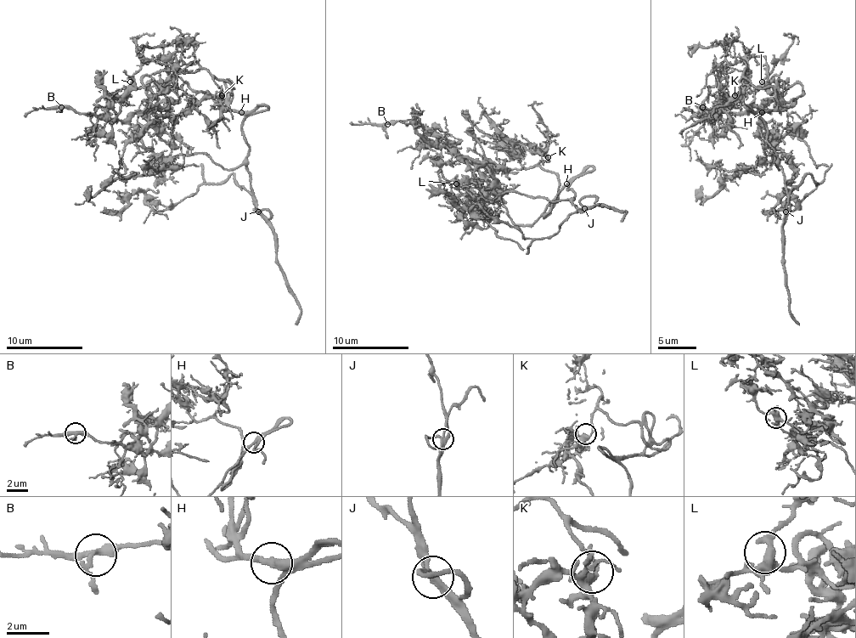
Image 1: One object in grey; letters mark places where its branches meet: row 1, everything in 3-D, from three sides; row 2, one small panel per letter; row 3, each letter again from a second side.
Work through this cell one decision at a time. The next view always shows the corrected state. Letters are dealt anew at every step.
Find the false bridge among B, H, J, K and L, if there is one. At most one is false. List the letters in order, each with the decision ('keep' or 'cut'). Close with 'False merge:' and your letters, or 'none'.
B: keep
H: keep
J: keep
K: keep
L: keep
False merge: none

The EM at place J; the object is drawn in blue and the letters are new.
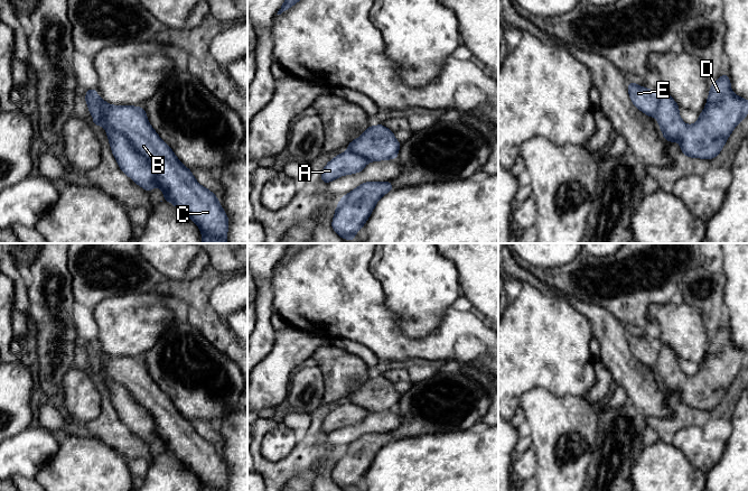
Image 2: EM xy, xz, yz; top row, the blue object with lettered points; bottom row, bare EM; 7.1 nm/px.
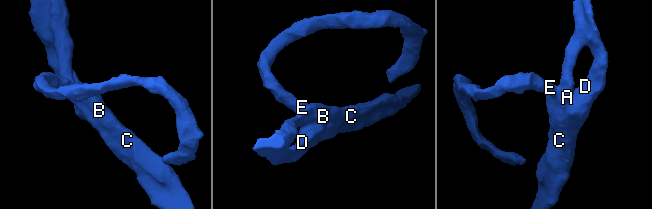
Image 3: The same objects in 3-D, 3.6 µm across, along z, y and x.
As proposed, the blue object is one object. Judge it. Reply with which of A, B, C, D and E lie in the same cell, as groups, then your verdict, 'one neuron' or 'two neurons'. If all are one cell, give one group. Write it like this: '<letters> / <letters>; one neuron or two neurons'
A B C D E; one neuron

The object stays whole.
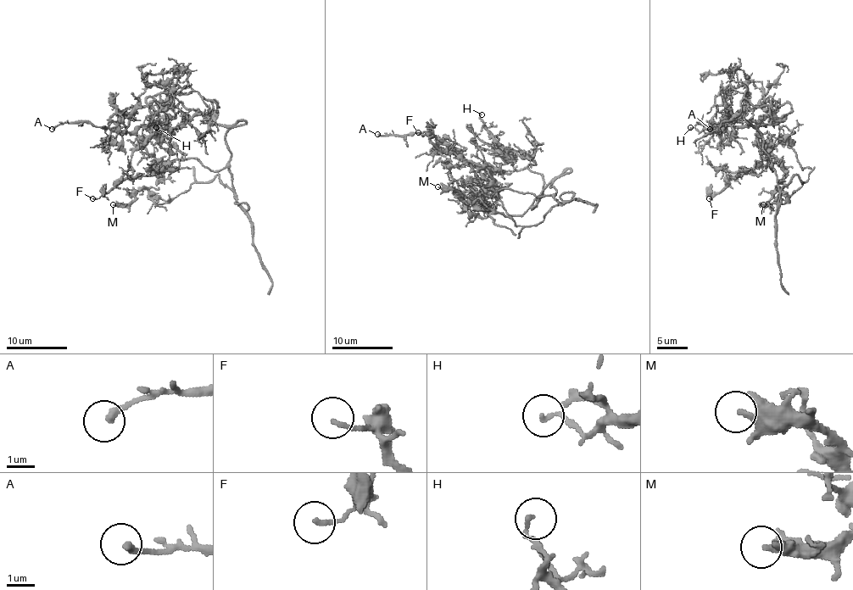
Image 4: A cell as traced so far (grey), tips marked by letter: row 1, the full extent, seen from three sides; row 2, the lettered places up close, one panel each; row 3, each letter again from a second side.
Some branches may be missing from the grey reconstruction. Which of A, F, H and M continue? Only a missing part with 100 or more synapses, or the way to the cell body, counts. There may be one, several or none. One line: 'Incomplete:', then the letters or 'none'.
Incomplete: none

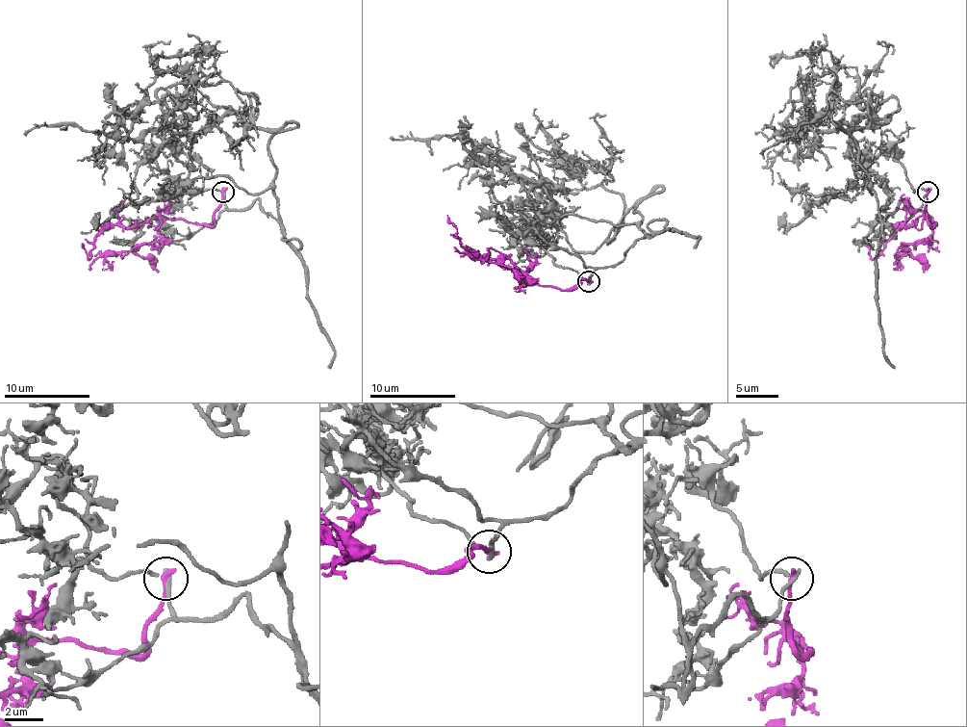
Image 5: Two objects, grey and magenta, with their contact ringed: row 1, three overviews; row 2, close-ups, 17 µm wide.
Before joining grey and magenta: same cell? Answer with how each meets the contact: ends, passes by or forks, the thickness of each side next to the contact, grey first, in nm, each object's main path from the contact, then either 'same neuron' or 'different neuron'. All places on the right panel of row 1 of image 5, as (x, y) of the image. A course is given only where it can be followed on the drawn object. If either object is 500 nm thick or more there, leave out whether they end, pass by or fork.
grey passes by; magenta ends; calibres 200 and 300 nm; course grey (927, 193), (882, 218), (852, 135), (863, 102), (830, 91), (799, 135), (755, 132); course magenta (927, 193), (925, 207), (931, 224), (935, 224), (921, 216), (903, 224), (874, 259), (860, 244); same neuron

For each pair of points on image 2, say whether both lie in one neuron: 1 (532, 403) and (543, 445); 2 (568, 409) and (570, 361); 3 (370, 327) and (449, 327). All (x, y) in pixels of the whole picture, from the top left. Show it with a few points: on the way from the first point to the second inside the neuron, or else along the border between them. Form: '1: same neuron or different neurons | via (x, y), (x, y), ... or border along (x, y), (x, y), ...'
1: same neuron | via (542, 413), (543, 435)
2: different neurons | border along (543, 388), (560, 396), (576, 395), (583, 397)
3: same neuron | via (390, 343), (429, 344)

